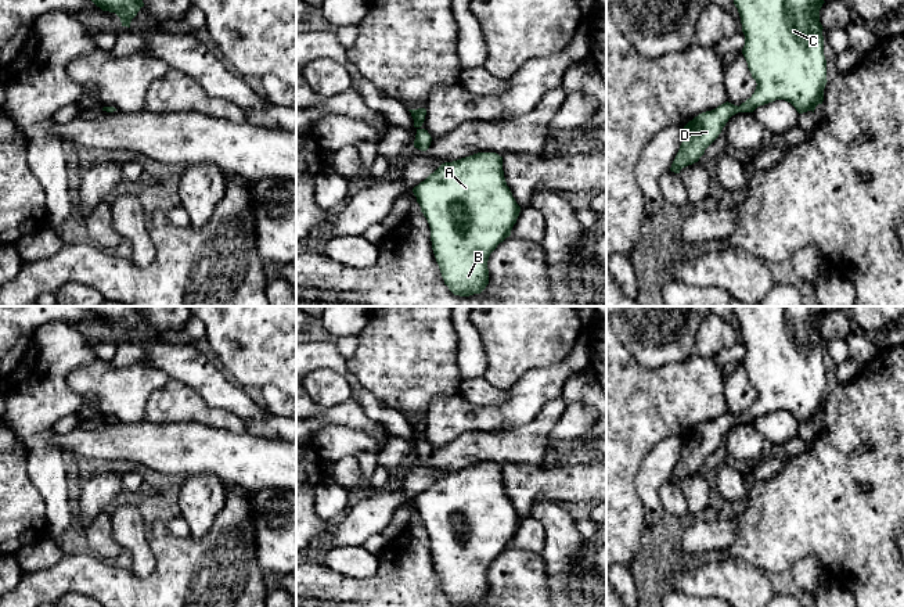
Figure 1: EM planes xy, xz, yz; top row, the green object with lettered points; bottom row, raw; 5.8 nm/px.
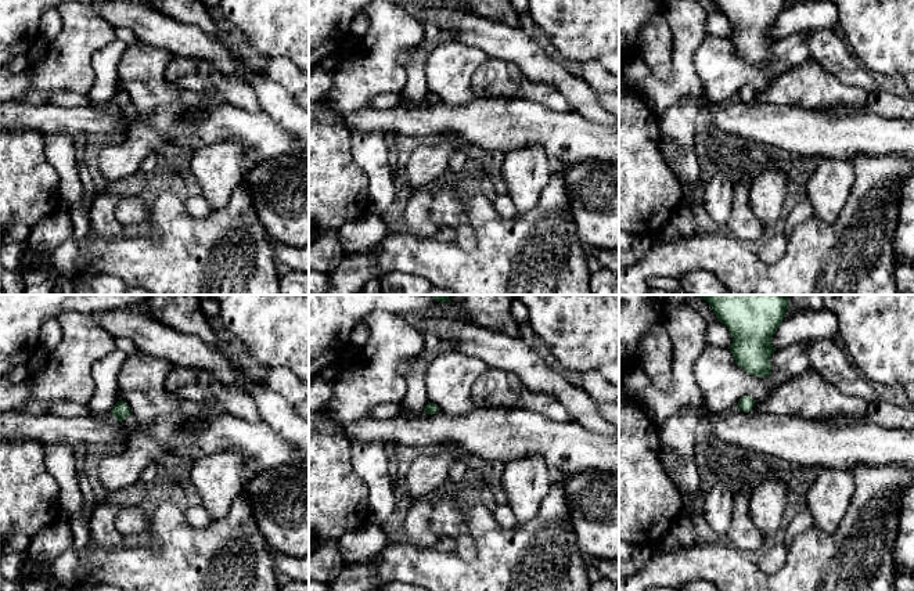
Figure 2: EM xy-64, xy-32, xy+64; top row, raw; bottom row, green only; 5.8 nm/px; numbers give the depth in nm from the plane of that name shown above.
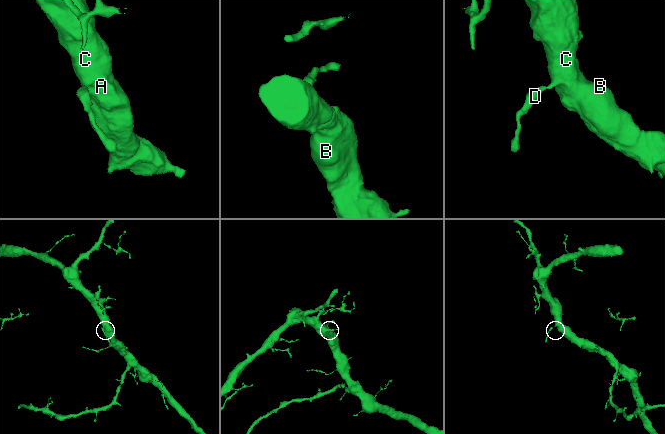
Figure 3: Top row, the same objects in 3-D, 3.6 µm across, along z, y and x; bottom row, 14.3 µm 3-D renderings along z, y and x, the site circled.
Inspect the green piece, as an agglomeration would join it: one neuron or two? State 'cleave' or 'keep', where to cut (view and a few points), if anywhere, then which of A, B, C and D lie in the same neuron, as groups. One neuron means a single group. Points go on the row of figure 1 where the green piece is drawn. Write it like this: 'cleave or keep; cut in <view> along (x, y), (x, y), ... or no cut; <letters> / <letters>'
keep; no cut; A B C D

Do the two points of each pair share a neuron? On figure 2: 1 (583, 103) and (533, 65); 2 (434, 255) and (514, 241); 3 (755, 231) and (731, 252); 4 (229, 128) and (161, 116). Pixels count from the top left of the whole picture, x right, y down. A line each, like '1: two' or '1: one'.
1: one
2: one
3: two
4: one

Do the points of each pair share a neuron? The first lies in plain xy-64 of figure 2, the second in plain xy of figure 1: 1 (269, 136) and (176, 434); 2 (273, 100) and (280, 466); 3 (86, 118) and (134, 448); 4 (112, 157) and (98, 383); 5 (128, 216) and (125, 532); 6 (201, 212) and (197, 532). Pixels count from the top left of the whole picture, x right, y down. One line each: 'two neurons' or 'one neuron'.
1: one neuron
2: two neurons
3: one neuron
4: one neuron
5: one neuron
6: two neurons

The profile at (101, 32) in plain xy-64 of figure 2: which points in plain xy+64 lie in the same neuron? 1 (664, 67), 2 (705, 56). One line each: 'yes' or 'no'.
1: no
2: no

